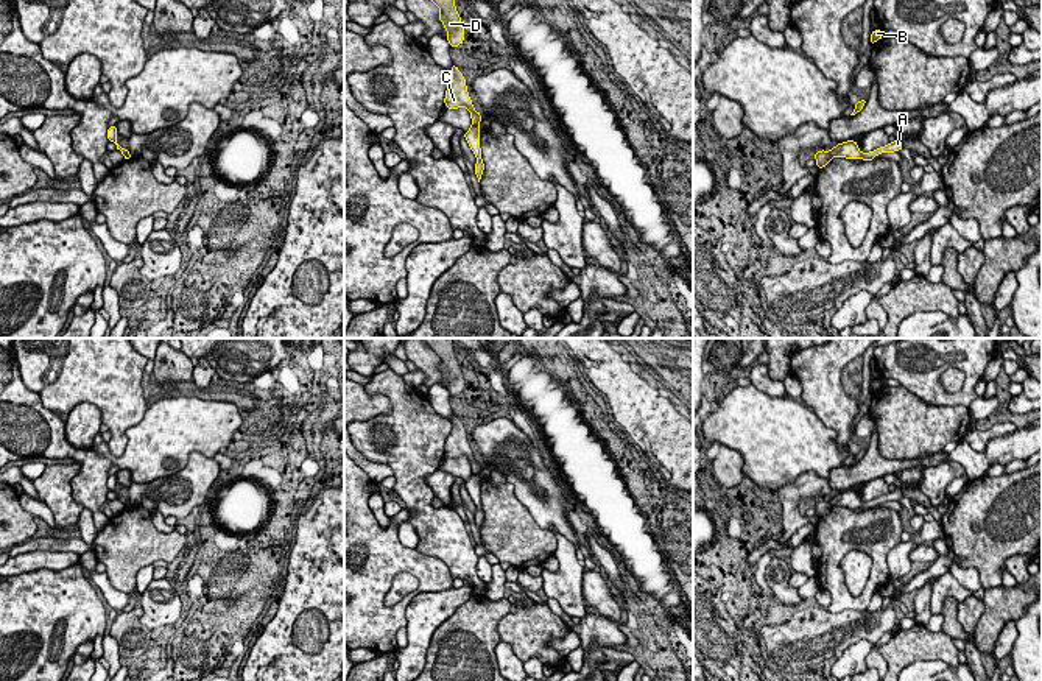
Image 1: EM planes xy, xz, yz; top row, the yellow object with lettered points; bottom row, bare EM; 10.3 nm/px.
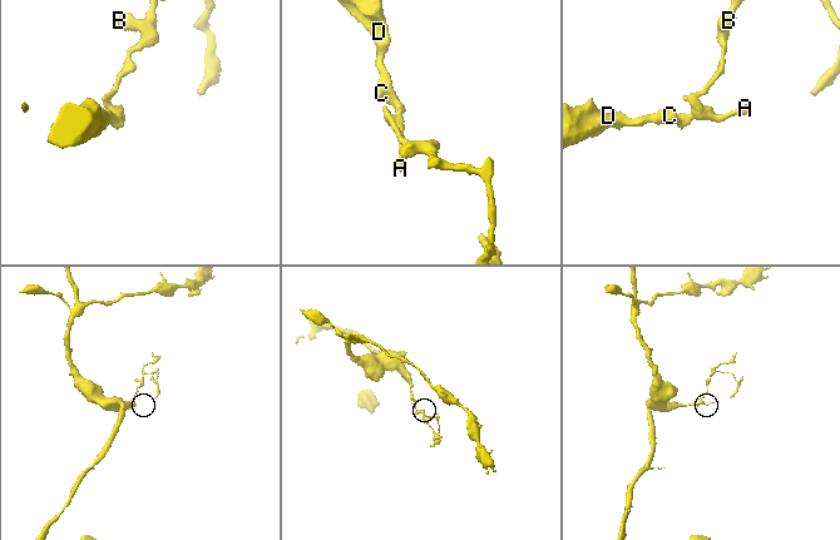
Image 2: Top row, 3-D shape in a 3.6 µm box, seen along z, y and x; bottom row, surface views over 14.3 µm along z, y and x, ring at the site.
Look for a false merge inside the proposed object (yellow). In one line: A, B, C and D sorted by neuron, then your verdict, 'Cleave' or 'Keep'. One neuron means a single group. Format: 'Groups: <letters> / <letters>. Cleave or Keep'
Groups: A B / C D. Cleave

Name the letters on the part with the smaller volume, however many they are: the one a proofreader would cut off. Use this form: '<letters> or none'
A, B

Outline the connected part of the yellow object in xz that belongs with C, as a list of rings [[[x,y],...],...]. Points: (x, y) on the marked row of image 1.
[[[452,65],[452,83],[445,90],[445,108],[447,109],[458,109],[458,108],[467,108],[470,112],[472,125],[480,126],[481,114],[473,109],[472,100],[467,92],[466,79],[463,73],[458,70],[458,67]]]

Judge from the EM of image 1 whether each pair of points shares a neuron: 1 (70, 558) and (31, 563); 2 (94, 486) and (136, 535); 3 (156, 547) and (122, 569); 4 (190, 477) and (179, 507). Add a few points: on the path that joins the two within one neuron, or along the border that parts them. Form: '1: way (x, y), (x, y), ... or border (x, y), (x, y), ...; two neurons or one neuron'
1: way (61, 560), (41, 560); one neuron
2: border (109, 519), (98, 532); two neurons
3: way (148, 547), (144, 547), (130, 561); one neuron
4: way (187, 485), (183, 486), (179, 499); one neuron

